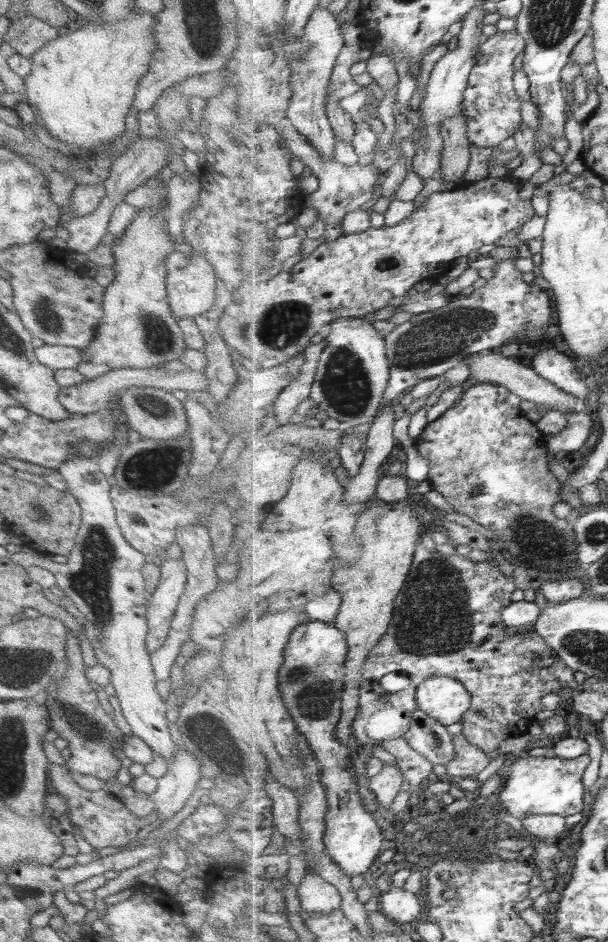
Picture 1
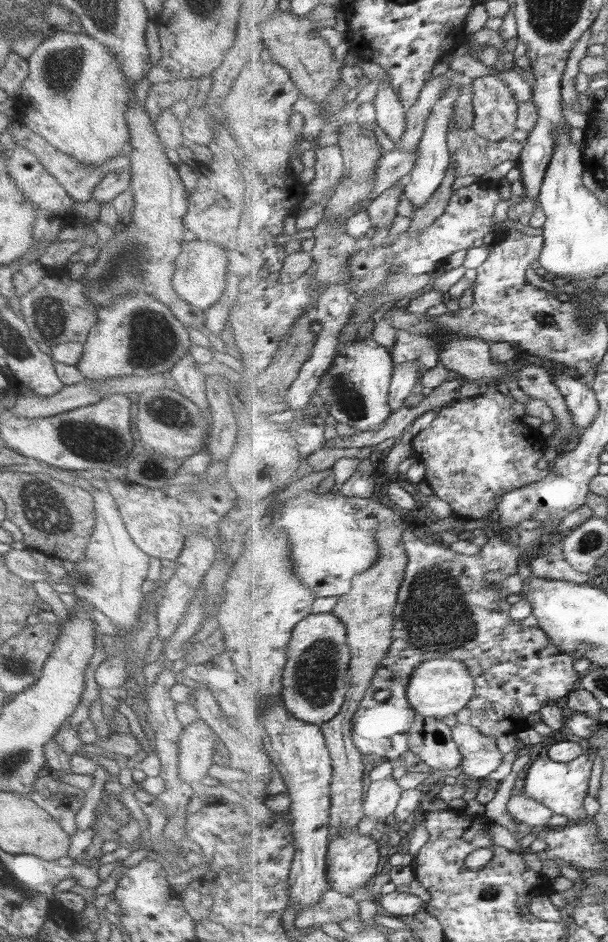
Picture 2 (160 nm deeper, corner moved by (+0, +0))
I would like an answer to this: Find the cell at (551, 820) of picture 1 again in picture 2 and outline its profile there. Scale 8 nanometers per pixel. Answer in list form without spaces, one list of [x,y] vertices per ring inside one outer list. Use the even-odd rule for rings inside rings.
[[[525,793],[513,794],[507,803],[507,812],[511,817],[520,821],[520,826],[525,825],[530,828],[546,827],[549,824],[549,818],[554,812],[545,806],[539,799],[535,800]]]

